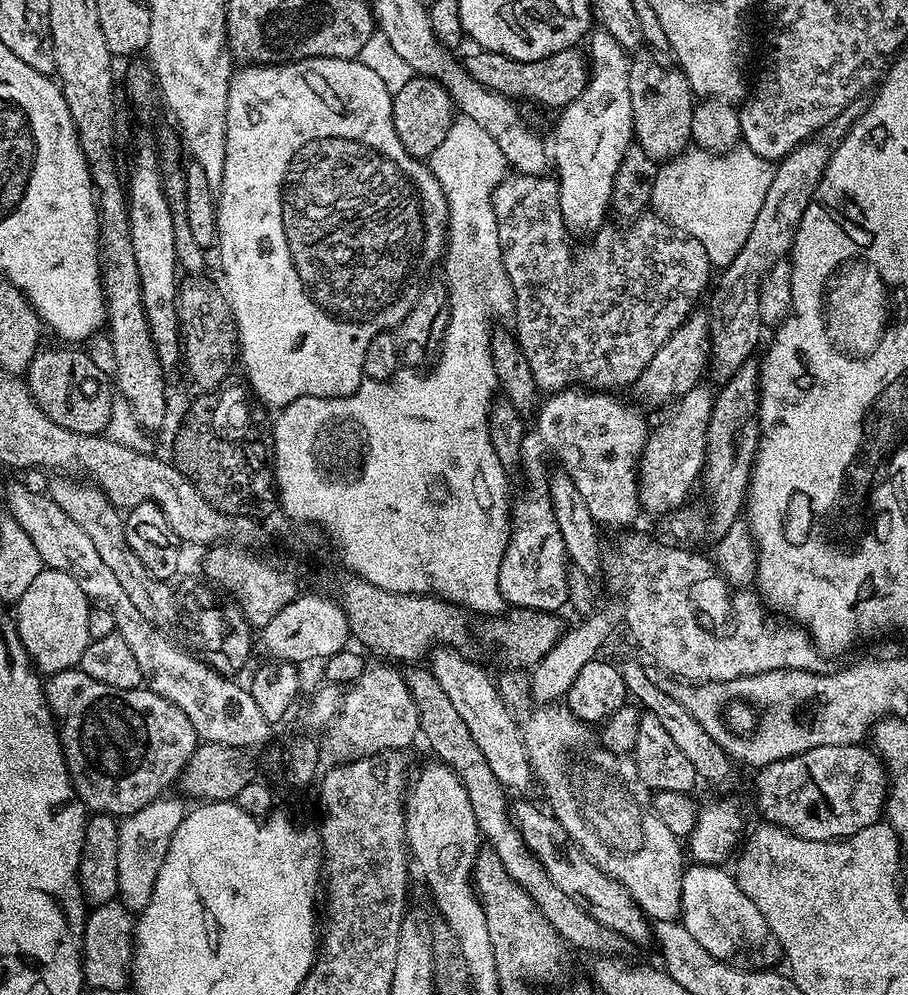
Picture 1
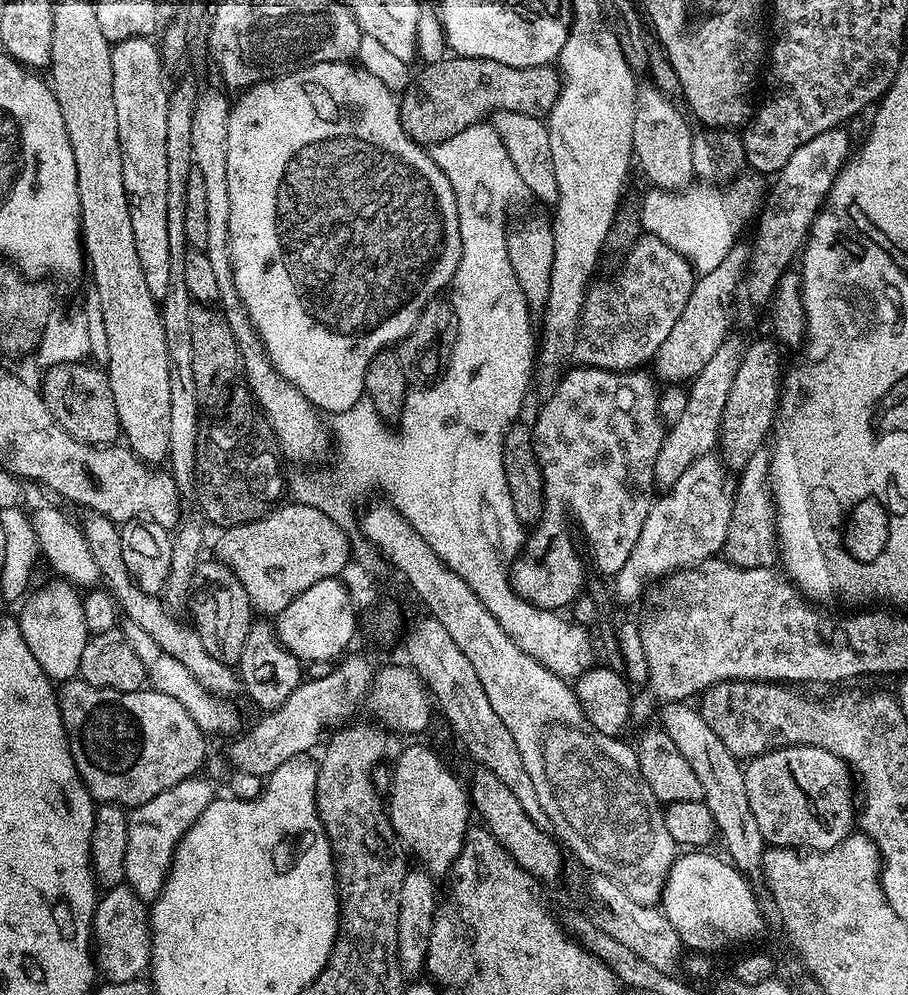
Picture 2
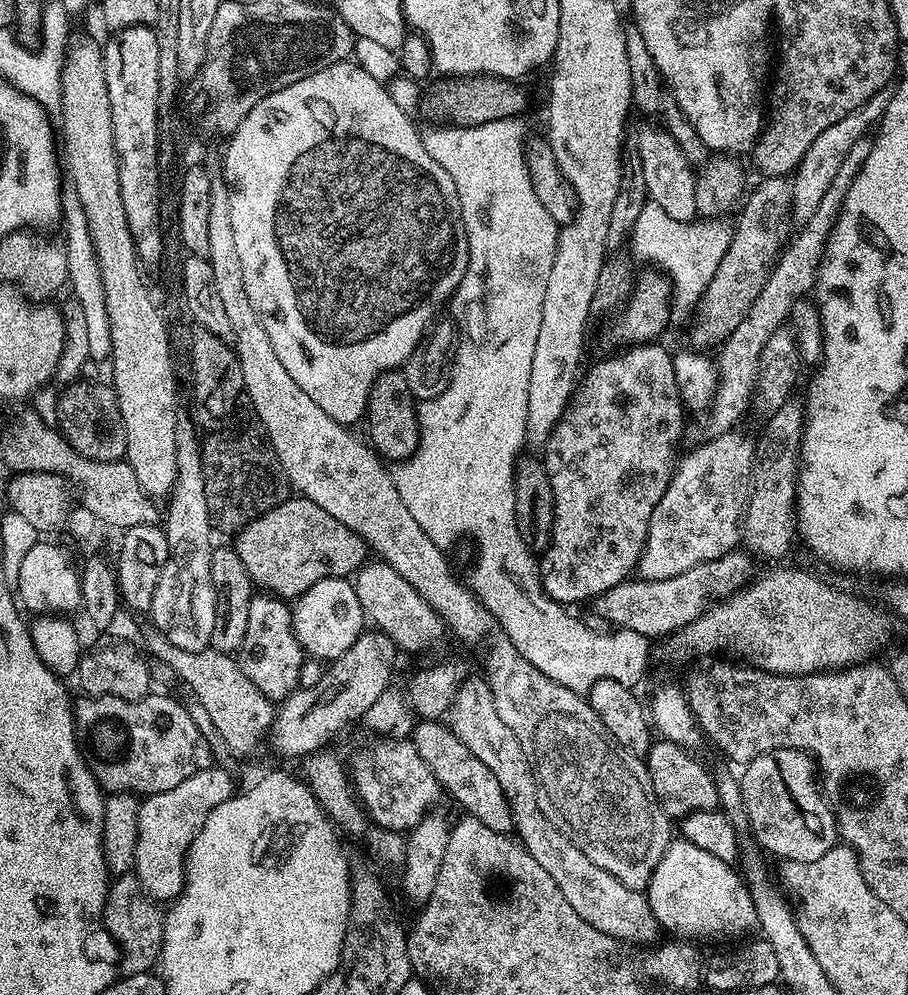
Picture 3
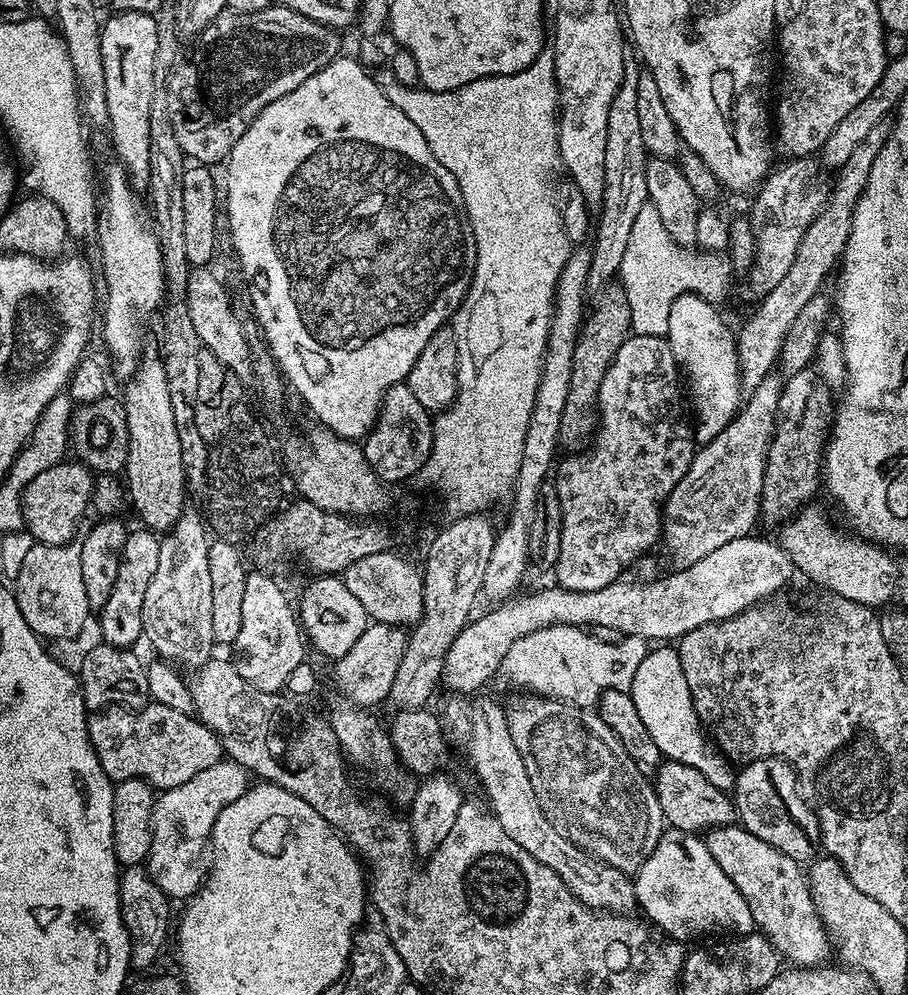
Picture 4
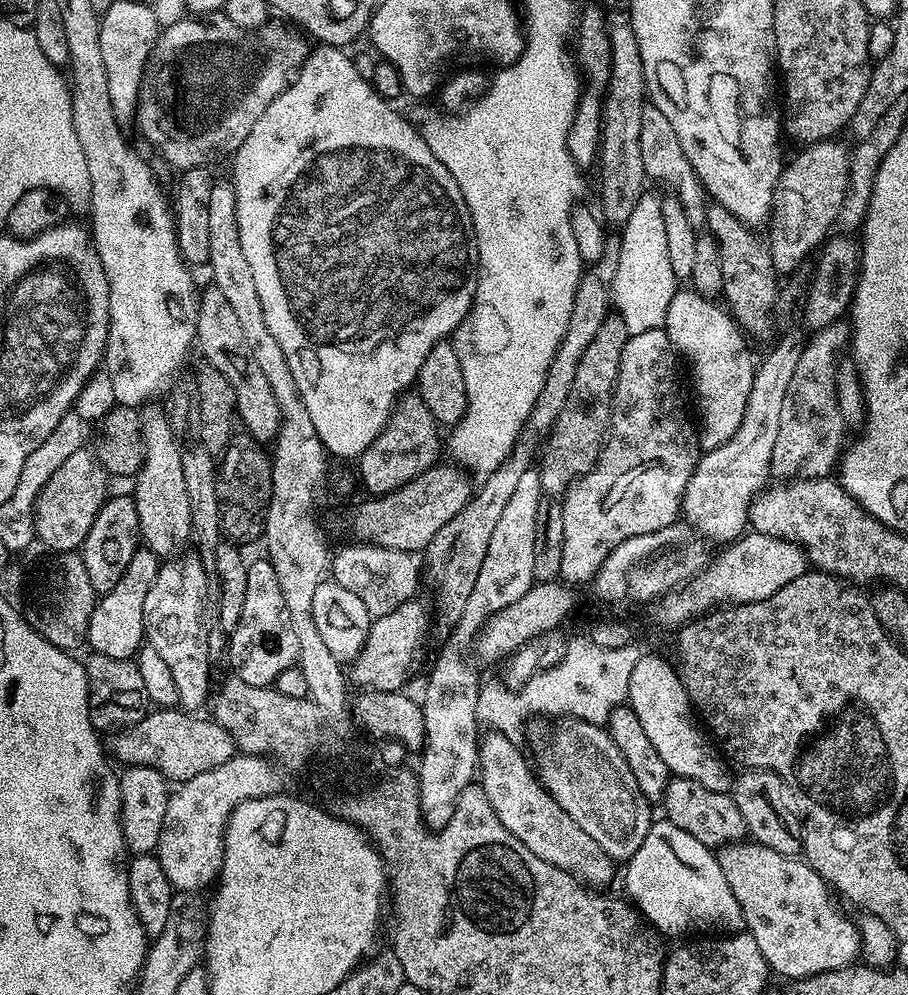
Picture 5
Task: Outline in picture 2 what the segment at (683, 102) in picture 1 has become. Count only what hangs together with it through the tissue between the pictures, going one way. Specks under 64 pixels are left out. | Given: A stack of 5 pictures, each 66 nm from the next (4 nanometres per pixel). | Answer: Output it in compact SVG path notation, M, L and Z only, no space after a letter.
M641 87L636 93L632 154L653 189L675 193L693 183L691 144L694 130L688 126L689 117L685 116L676 109L670 97L663 96L656 88Z

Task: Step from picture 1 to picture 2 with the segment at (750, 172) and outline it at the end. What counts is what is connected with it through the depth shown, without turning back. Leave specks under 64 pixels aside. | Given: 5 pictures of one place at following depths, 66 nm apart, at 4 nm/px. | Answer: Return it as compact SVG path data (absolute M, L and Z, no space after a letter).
M746 175L736 176L723 190L716 186L692 186L683 194L648 190L644 200L639 201L641 229L685 256L697 273L714 270L714 266L719 266L722 258L726 258L726 254L730 254L732 247L741 239L748 219L757 215L762 200L760 184L755 175Z

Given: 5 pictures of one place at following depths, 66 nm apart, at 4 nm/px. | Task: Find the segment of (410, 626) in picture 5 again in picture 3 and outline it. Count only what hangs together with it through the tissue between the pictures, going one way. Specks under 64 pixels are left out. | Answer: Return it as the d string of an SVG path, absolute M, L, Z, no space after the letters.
M365 630L360 637L337 660L331 661L323 669L320 681L316 686L309 688L297 688L292 695L275 709L270 729L270 744L280 756L297 756L303 758L325 747L327 740L332 740L347 724L363 721L366 710L378 702L378 698L393 683L392 667L396 664L398 649L395 642L387 634L379 630Z

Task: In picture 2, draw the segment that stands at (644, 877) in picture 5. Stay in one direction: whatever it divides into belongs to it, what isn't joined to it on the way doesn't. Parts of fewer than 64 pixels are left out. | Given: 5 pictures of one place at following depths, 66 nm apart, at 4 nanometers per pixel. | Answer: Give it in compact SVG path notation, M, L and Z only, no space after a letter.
M688 850L677 855L664 883L664 893L660 895L660 904L665 918L670 922L670 926L674 926L680 943L685 949L713 948L714 951L720 952L727 944L736 944L747 936L758 935L766 927L766 921L760 910L760 903L756 900L756 892L748 885L751 884L749 877L727 859L719 860L710 853L711 851L708 850Z

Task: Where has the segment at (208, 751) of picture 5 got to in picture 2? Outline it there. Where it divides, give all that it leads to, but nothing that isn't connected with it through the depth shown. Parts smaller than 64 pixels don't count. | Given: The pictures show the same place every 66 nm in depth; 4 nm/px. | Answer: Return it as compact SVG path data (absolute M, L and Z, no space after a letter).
M77 678L59 685L58 699L74 766L86 790L100 804L120 804L125 810L131 810L150 802L150 798L158 798L162 790L170 790L170 786L178 786L178 782L189 780L201 771L206 733L175 698L170 698L170 694L155 690L119 692L90 686L90 682Z

